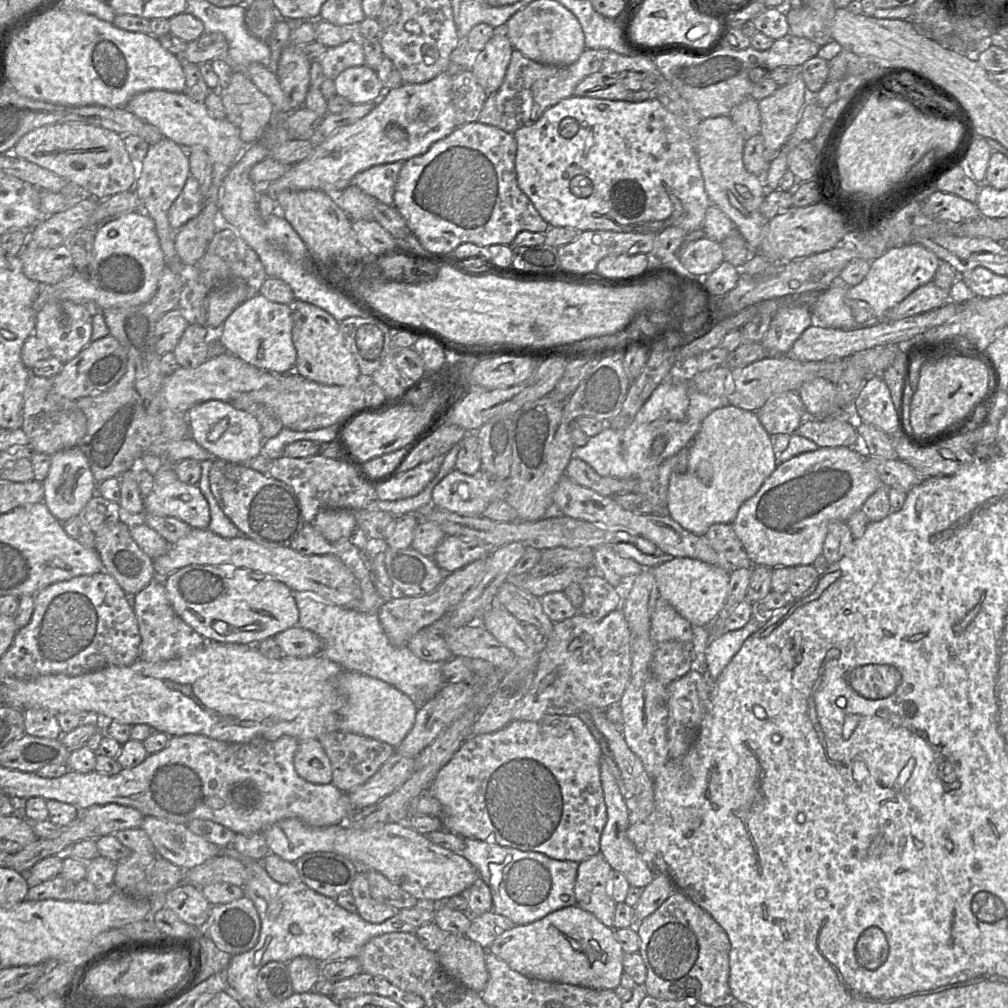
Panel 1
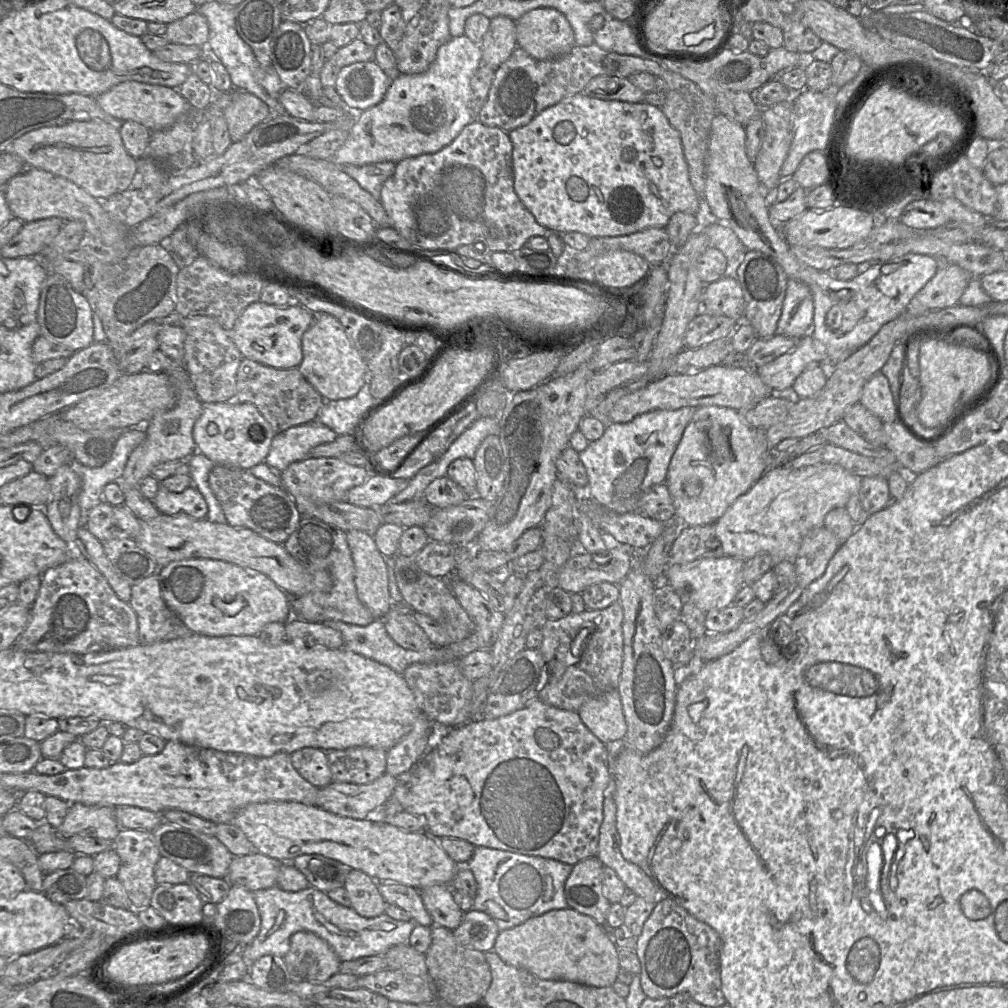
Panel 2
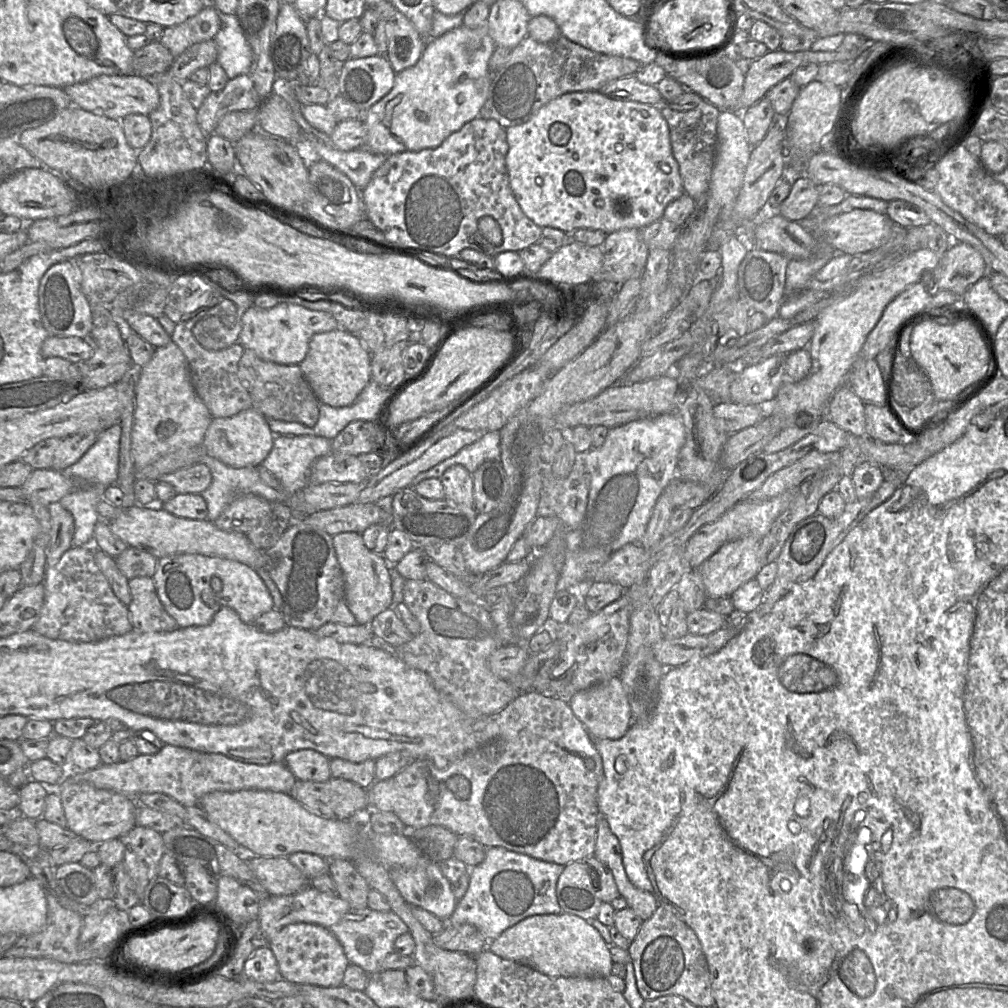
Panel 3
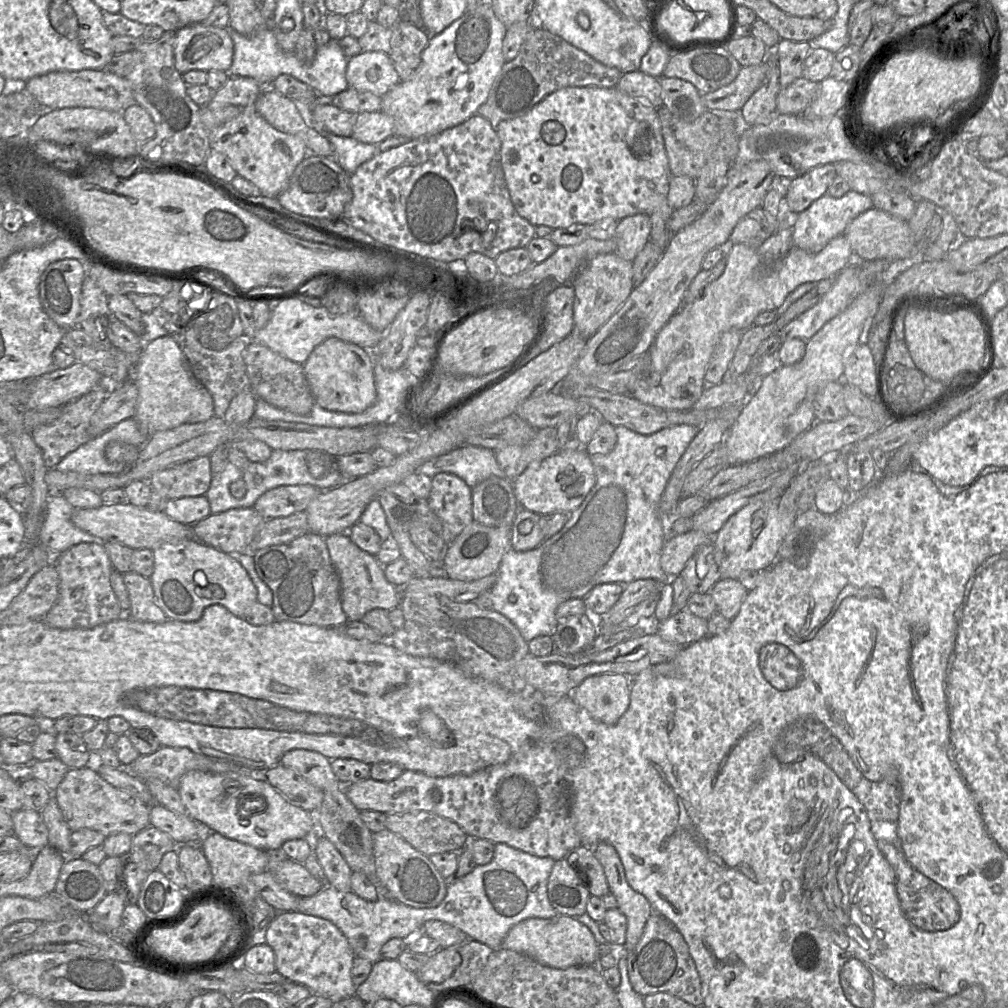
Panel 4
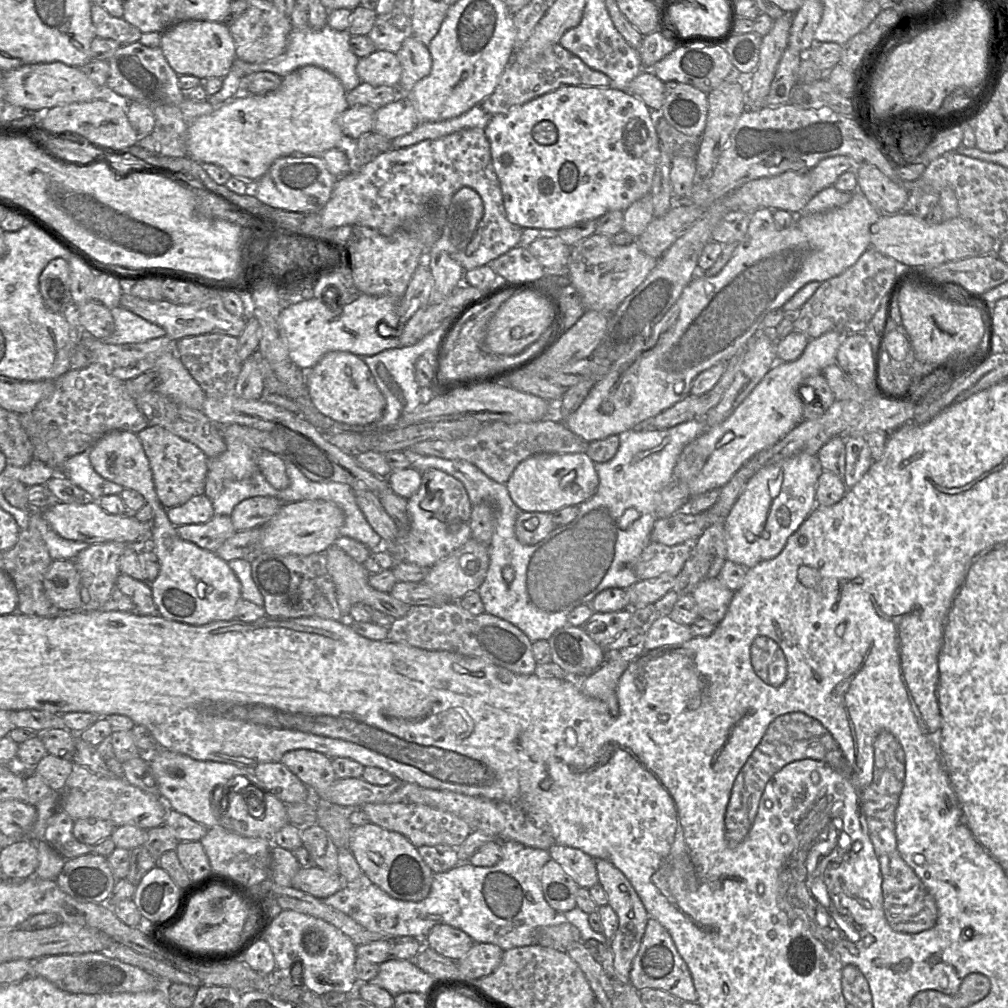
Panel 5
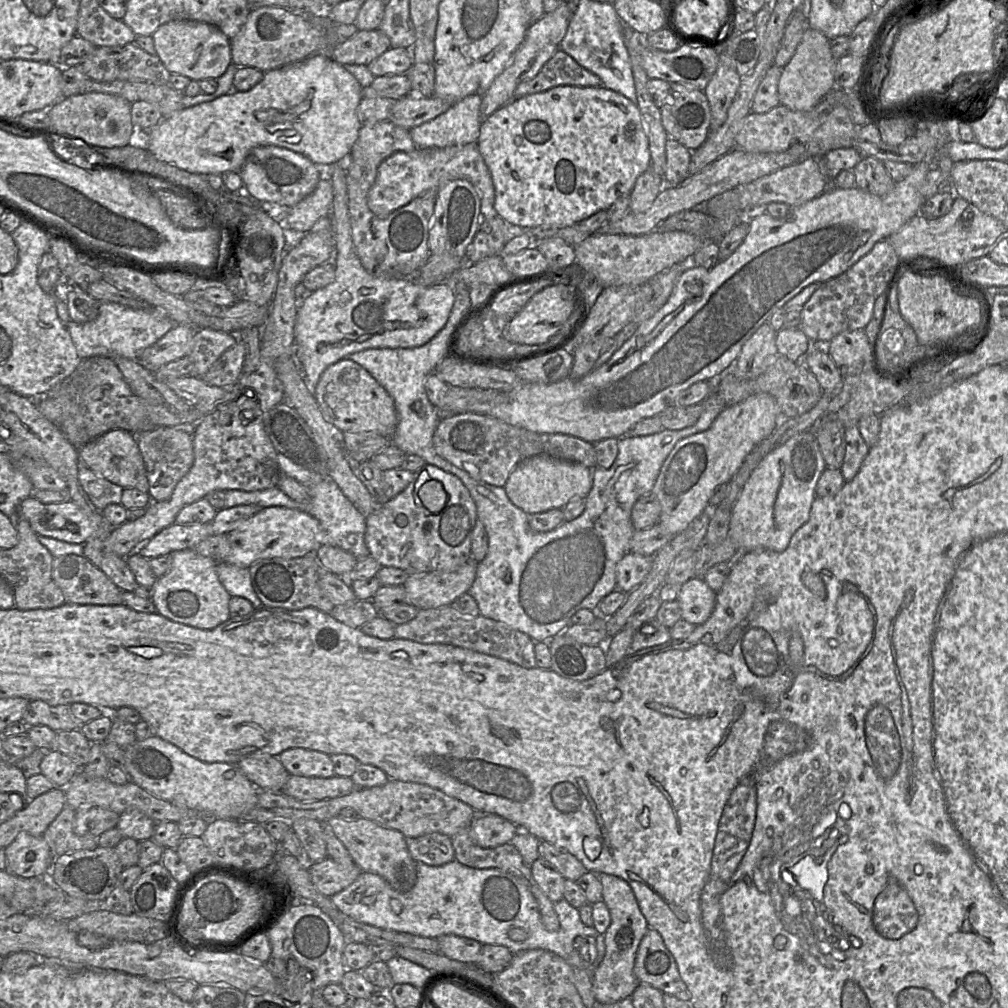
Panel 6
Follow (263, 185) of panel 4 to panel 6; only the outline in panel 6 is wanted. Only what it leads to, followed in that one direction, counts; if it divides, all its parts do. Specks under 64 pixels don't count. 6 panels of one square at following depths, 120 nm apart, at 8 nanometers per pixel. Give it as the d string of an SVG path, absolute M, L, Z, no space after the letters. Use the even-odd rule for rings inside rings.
M315 53L266 71L262 80L247 91L222 95L163 117L151 130L140 132L140 137L143 137L144 147L158 160L194 174L222 175L227 171L239 171L253 148L266 145L290 149L319 166L331 166L344 163L358 139L363 125L357 111L364 95L365 89L343 65L330 57L330 53Z

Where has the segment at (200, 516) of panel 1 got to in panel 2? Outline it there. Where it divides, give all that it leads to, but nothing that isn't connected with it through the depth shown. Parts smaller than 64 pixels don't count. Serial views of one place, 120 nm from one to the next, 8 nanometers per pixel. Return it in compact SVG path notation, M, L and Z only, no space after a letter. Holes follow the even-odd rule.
M160 483L158 492L151 501L161 514L186 516L196 520L207 518L206 501L192 485L181 493L173 493Z

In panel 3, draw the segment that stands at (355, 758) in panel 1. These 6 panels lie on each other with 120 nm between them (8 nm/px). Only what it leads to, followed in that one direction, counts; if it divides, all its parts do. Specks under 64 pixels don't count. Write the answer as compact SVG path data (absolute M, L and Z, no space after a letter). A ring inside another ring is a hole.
M332 758L329 766L333 778L351 781L365 789L368 789L376 781L376 760L354 763L341 758Z

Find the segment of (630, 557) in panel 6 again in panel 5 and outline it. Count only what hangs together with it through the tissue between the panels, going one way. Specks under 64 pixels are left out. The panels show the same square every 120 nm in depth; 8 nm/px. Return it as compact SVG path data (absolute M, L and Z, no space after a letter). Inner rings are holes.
M650 542L639 556L634 570L639 580L646 580L669 573L677 576L693 551L693 543L667 546Z

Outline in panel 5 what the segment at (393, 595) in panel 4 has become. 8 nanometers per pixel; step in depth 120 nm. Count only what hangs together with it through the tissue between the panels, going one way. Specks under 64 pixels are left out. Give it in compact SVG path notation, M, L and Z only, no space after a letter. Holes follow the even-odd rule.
M332 544L326 551L327 567L336 586L336 596L338 600L339 608L344 617L350 614L351 607L358 603L365 603L371 606L373 609L386 613L393 618L401 618L407 614L410 606L401 600L393 597L390 592L381 592L373 588L369 582L369 573L364 567L363 563L355 561L344 550Z

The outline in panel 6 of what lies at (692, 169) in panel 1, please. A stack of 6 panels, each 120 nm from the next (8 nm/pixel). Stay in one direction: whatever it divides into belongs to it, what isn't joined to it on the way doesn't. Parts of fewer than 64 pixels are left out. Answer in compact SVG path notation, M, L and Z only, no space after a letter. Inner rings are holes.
M561 85L543 92L513 98L483 119L477 146L493 180L496 211L504 220L522 228L563 228L576 225L598 211L608 210L618 198L630 196L637 178L651 165L649 140L638 106L623 94L604 86Z

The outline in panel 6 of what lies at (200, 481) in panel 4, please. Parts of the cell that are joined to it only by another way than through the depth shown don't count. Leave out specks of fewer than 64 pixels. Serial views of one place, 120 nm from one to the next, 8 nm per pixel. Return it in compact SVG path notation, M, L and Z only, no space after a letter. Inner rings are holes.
M159 426L139 432L136 440L145 464L151 502L169 499L177 483L194 463L192 430L190 427Z

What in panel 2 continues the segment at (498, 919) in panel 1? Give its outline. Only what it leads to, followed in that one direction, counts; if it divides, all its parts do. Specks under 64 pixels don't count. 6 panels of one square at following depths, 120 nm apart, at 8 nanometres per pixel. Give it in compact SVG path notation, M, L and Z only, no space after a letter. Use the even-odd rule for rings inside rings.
M471 909L464 912L461 923L452 933L460 944L485 953L493 950L500 931L488 914Z

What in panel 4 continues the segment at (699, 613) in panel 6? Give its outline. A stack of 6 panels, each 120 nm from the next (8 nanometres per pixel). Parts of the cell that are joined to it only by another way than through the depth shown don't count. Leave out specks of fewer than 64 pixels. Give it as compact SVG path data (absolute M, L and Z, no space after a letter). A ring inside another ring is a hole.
M721 578L711 588L709 593L713 597L717 613L733 620L748 594L748 590L738 579Z

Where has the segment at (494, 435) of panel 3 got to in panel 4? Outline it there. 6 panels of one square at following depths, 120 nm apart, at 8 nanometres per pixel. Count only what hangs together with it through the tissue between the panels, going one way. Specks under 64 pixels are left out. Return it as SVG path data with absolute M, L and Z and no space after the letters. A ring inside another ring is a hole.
M463 445L427 460L416 472L431 478L438 473L451 473L465 481L472 489L491 476L505 478L496 460L495 451L473 445Z

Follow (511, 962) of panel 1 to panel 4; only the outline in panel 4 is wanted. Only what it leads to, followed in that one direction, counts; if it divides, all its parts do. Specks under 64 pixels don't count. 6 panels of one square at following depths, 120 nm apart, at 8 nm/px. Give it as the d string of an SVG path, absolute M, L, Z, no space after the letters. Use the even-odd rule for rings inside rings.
M557 915L550 919L528 918L514 925L506 934L501 947L525 954L542 965L565 969L571 966L598 965L598 943L587 926L576 917Z

